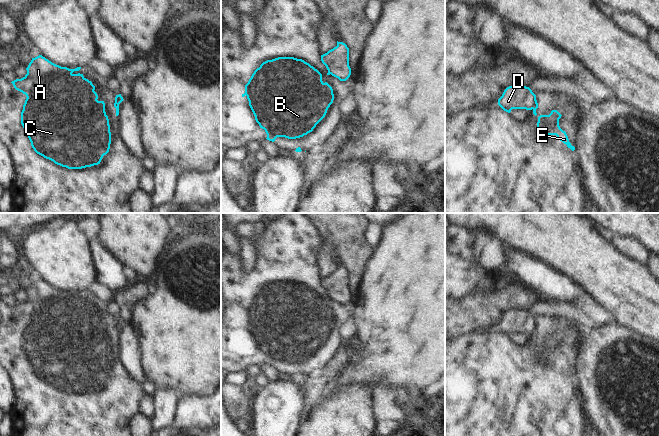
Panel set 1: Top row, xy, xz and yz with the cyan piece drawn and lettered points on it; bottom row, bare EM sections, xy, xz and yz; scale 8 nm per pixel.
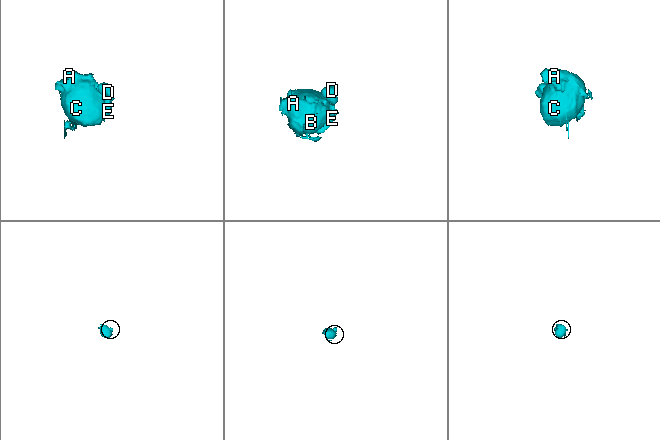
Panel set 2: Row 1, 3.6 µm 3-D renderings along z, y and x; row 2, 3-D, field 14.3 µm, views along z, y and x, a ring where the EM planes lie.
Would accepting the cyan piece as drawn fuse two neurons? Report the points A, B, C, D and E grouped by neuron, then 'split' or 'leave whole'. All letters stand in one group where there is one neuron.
groups A B C E / D; split

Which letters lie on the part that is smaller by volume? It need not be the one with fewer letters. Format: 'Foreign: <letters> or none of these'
Foreign: D

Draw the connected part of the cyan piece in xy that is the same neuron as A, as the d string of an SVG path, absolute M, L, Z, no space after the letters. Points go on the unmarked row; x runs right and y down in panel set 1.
M39 279L32 282L27 298L12 305L14 312L26 319L21 348L34 375L55 388L68 393L82 393L100 388L109 376L111 356L104 325L98 325L95 310L83 298L74 298L81 291L69 293Z

